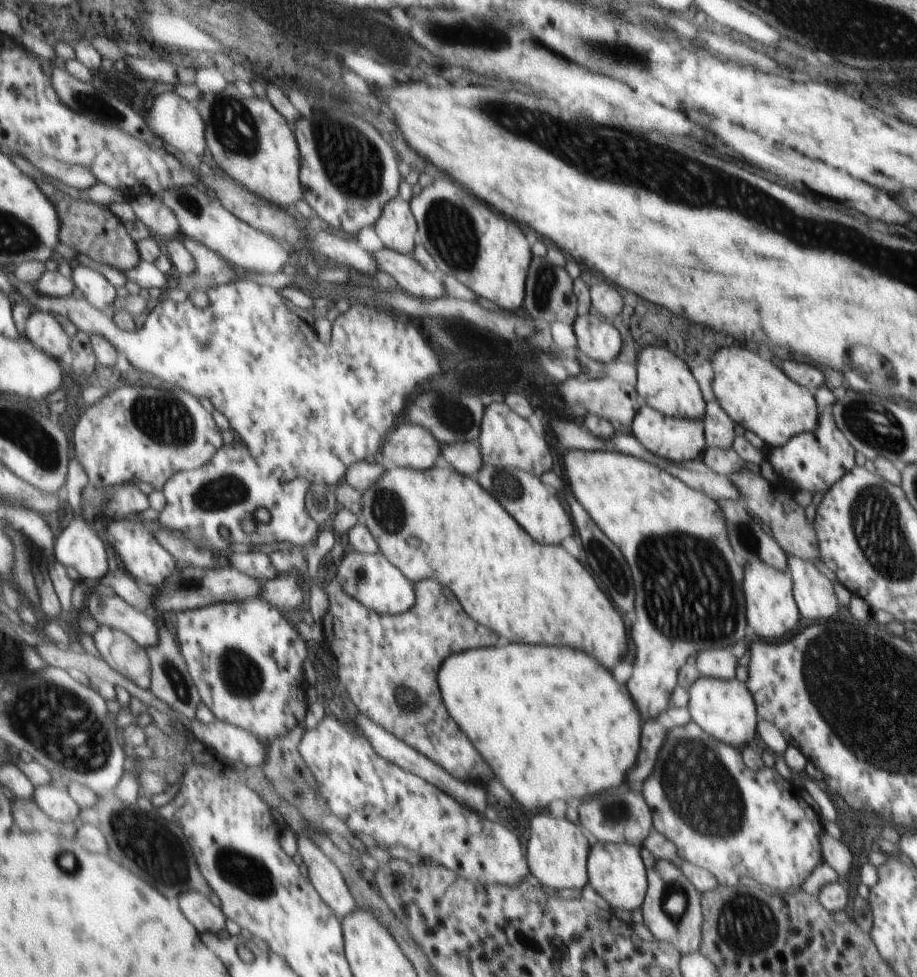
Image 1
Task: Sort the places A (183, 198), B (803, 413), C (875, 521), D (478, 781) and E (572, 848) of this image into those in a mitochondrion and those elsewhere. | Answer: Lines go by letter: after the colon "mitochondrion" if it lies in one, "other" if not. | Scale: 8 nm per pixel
A: mitochondrion
B: other
C: mitochondrion
D: other
E: other

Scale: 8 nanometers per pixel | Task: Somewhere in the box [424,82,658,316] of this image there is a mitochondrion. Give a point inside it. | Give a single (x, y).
(545, 295)

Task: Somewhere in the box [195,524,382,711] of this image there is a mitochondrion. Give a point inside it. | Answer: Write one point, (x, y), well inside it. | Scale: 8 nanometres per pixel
(241, 677)

